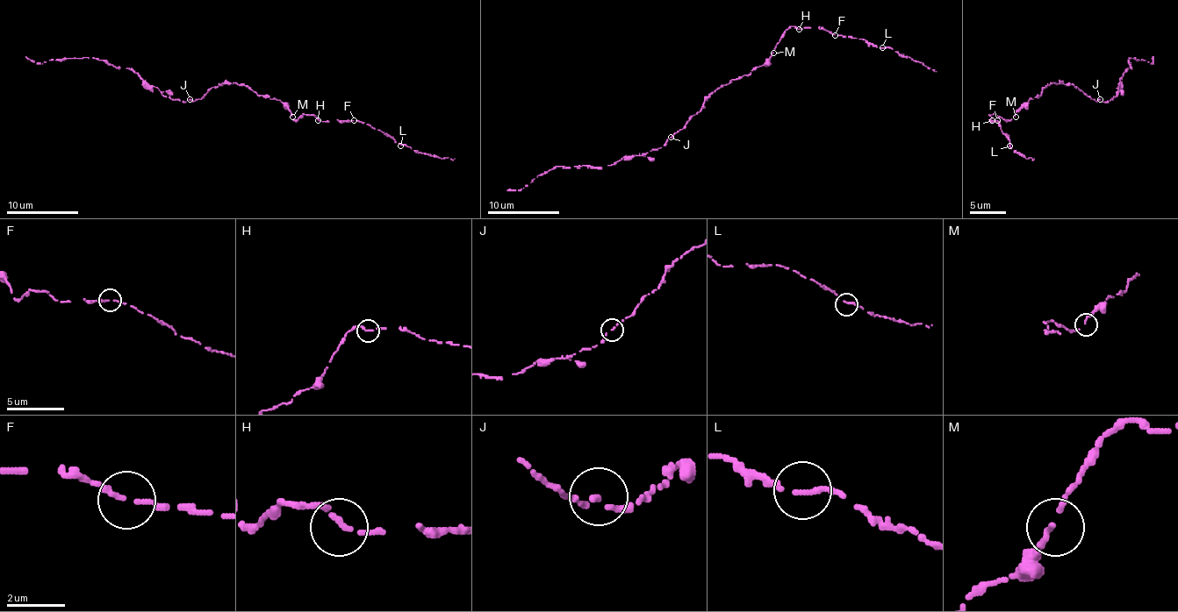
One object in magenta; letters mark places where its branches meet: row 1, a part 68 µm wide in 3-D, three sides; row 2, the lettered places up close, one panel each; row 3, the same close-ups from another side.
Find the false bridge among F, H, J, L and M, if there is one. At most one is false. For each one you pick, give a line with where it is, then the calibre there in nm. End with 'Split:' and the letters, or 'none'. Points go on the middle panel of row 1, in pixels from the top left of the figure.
Split: none

